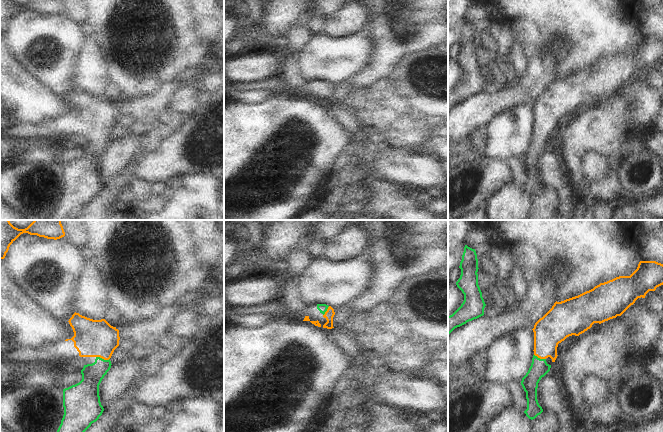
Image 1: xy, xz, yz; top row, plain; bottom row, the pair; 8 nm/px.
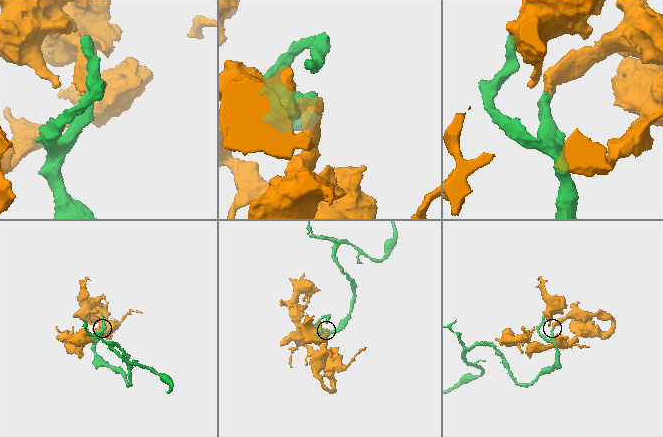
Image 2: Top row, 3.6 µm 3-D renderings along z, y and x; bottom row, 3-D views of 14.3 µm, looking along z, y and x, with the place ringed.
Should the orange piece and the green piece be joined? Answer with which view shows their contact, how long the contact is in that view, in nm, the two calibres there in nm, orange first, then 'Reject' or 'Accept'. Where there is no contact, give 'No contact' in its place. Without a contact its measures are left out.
Touches orange in xy. Shared border 110 nm. Thickness 300 nm (orange) against 180 nm. Accept

